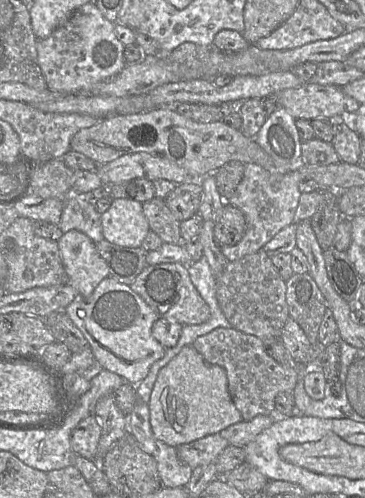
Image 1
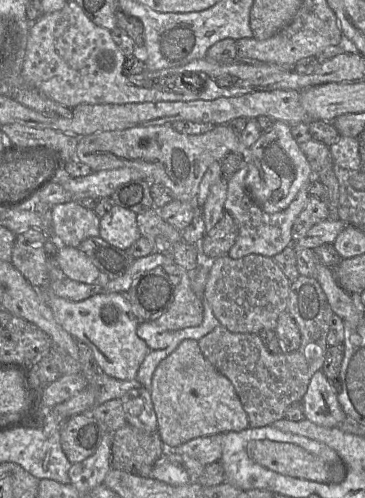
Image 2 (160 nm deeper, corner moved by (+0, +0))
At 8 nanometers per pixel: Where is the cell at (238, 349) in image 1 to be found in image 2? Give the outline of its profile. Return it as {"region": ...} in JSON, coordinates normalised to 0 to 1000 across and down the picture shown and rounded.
{"region":[[[822,552],[797,568],[786,624],[808,643],[825,671],[825,693],[805,707],[748,711],[726,697],[707,671],[638,669],[608,653],[542,683],[545,699],[562,721],[638,771],[666,821],[677,829],[685,859],[734,855],[775,841],[786,817],[830,801],[858,751],[879,743],[890,723],[899,699],[896,673],[915,627],[863,556]]]}

